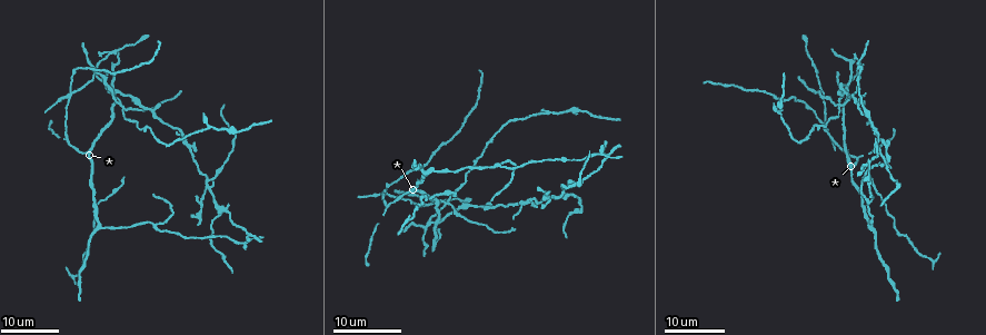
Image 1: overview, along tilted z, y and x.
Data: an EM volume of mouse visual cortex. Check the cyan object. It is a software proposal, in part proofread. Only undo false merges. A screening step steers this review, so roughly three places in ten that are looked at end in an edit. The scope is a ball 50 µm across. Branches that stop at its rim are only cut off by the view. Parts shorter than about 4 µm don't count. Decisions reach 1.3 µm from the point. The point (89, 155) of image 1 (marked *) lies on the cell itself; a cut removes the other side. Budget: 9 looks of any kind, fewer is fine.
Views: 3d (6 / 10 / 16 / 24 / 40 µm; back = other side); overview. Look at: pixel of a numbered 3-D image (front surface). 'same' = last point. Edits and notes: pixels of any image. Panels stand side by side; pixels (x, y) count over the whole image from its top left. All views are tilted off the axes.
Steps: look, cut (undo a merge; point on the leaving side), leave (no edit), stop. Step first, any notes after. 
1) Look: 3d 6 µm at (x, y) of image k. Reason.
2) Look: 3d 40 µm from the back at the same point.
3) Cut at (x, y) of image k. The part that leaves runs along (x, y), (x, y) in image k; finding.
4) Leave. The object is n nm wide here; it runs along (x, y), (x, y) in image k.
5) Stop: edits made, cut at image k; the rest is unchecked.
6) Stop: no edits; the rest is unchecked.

Look: 3d 16 µm at (65, 139) of image 1. Branch point.

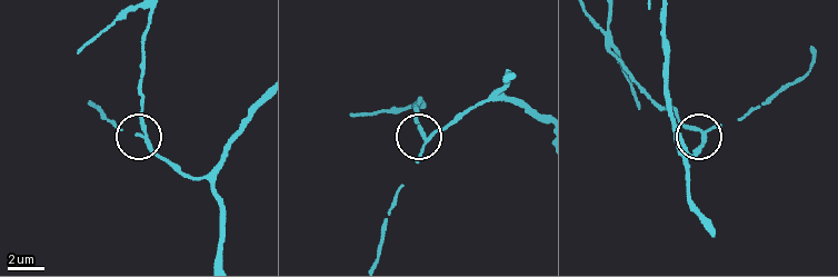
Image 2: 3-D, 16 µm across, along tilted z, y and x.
Look: 3d 6 µm at (702, 135) of image 2. Closer look.

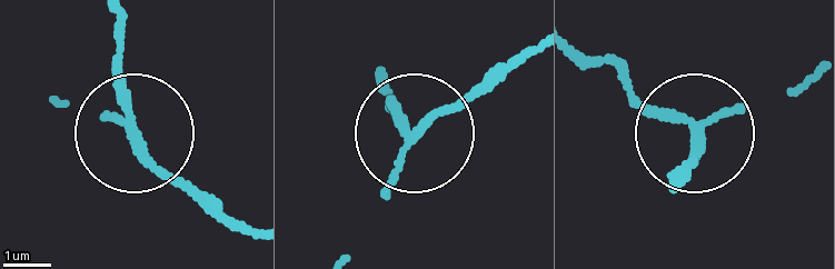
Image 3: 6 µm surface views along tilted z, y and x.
Leave. 3 arms meet here; continuous, no second cell.

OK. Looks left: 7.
Look: 3d 24 µm at (99, 226) of image 1. Three arms meet.

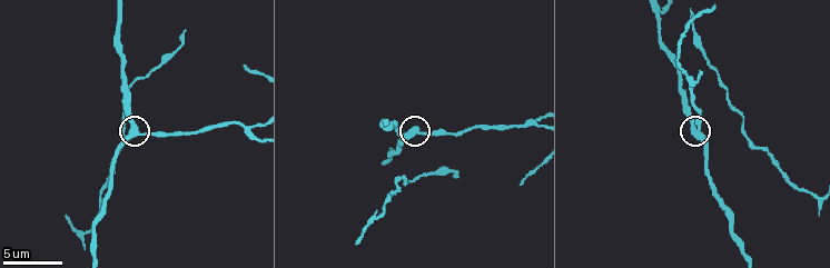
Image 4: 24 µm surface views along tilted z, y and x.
Look: 3d 6 µm at (138, 134) of image 4.

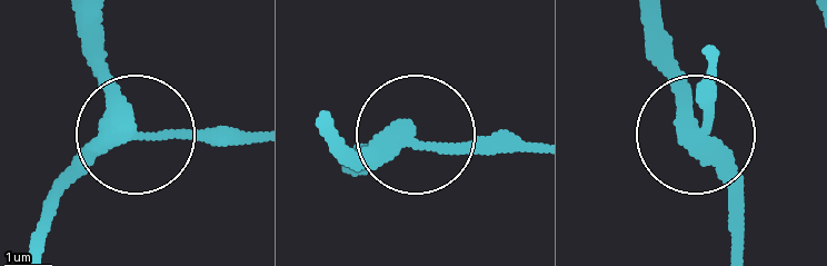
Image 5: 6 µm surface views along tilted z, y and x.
Leave. 3 arms meet here; it runs along (91, 25), (125, 132), (50, 206) in image 5; one cell here.

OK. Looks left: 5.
Look: 3d 10 µm at (123, 62) of image 4.

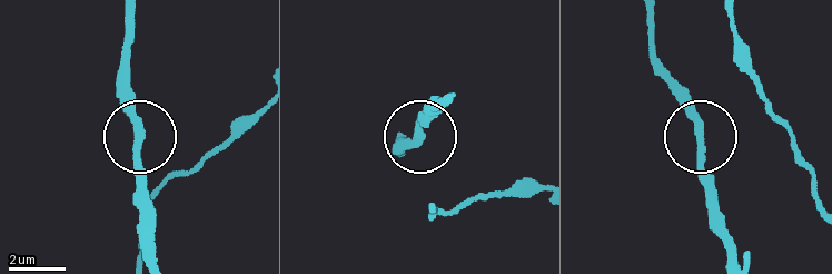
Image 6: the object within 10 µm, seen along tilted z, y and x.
Look: 3d 6 µm at (420, 135) of image 6.

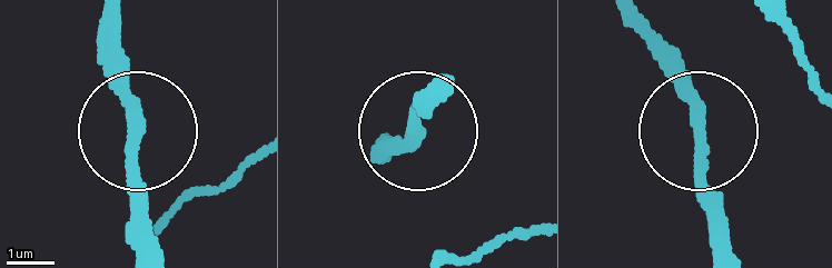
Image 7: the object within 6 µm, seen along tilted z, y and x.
Leave. One cell here.

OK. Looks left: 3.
Look: 3d 24 µm at (72, 91) of image 1. Side arm on a straight run.

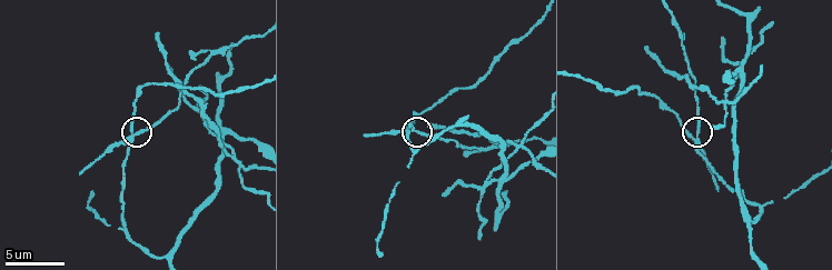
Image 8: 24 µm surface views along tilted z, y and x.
Look: 3d 6 µm at (698, 135) of image 8.

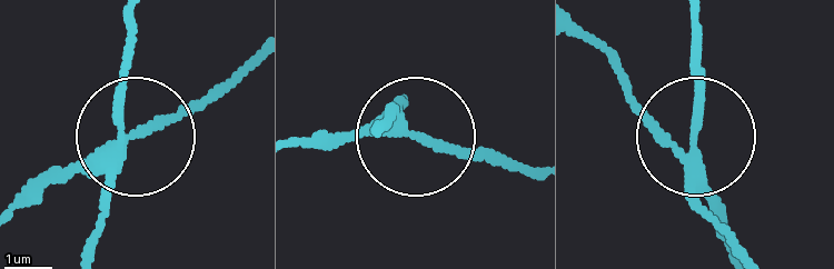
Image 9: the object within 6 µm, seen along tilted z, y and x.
Cut at (46, 177) of image 9. 3 arms meet here; the part that leaves runs along (109, 152), (248, 71) in image 9; two cells meet here.

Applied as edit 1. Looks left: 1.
Look: 3d 10 µm at (689, 81) of image 4. Two arms in line, one across.

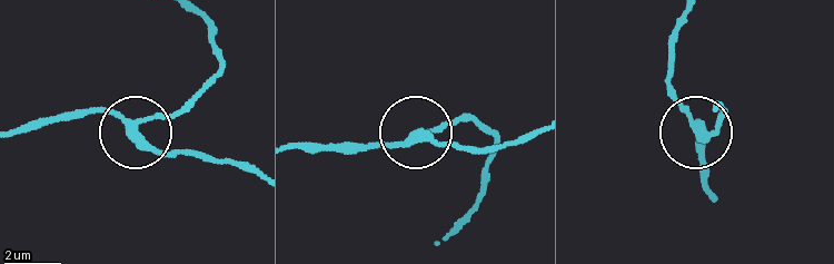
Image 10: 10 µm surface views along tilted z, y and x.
Leave. The object is 260 nm wide here; it runs along (294, 147), (393, 143), (469, 113) in image 10; continuous, no second cell.

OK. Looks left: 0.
Stop: edits made, cut at image 9; the rest is unchecked.

